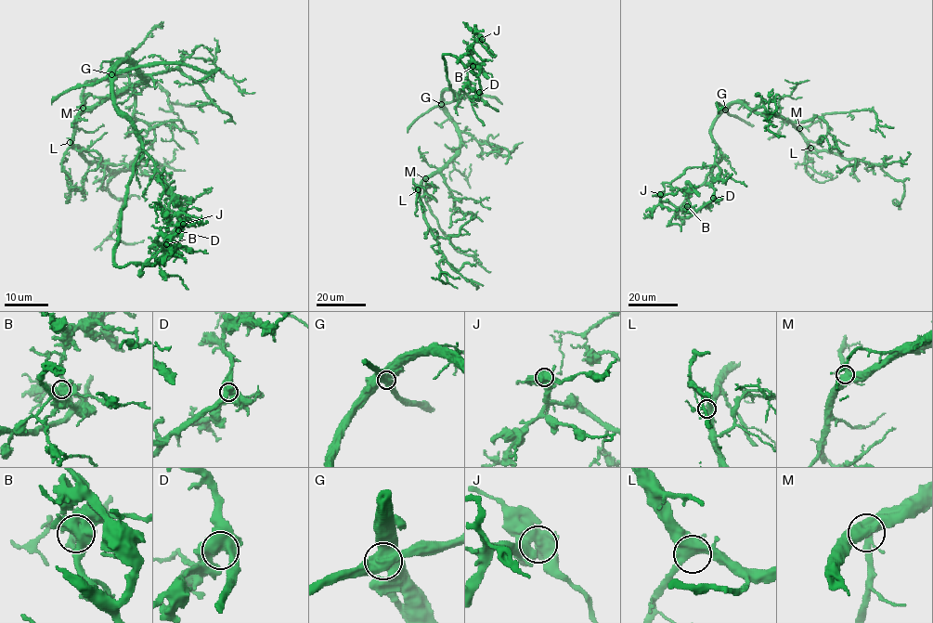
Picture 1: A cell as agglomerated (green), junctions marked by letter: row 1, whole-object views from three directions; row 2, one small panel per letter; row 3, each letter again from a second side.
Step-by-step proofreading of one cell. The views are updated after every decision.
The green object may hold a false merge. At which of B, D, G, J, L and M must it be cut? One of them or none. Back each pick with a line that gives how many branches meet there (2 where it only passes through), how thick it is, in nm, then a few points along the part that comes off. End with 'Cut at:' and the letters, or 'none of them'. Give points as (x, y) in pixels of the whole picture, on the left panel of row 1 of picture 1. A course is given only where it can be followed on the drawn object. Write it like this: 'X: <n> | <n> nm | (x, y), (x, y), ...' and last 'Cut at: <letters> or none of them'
G: 4 | 650 nm | (111, 73), (140, 66), (166, 64), (188, 64), (208, 71), (214, 71), (219, 67)
Cut at: G

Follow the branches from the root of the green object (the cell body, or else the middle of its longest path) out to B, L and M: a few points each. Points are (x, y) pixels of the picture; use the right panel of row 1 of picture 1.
B: (755, 113), (732, 102), (717, 117), (711, 138), (720, 174), (712, 183), (714, 197), (695, 210), (687, 206)
L: (755, 113), (783, 117), (801, 134), (810, 148)
M: (755, 113), (779, 115), (799, 128)

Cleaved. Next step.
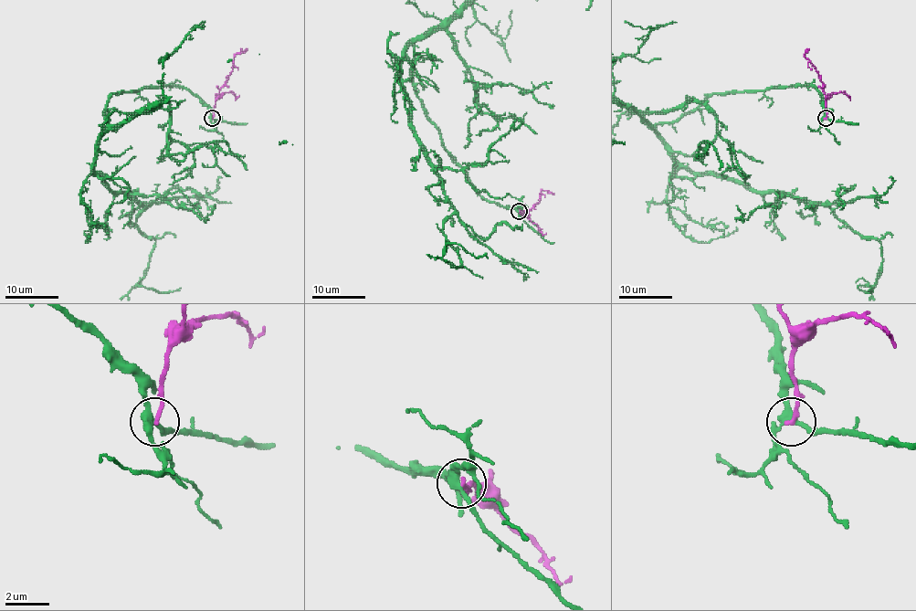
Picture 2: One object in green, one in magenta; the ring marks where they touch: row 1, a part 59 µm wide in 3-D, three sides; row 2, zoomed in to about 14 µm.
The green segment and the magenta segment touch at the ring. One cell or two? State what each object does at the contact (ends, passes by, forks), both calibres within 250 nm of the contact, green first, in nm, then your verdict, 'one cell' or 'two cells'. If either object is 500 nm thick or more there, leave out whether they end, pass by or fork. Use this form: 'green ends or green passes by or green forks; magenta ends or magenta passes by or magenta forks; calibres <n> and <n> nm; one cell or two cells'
green forks; magenta ends; calibres 280 and 200 nm; two cells

